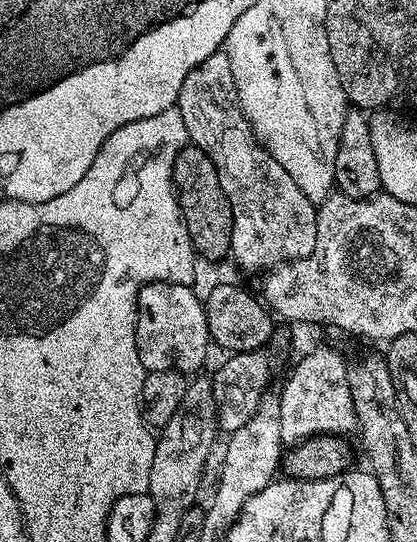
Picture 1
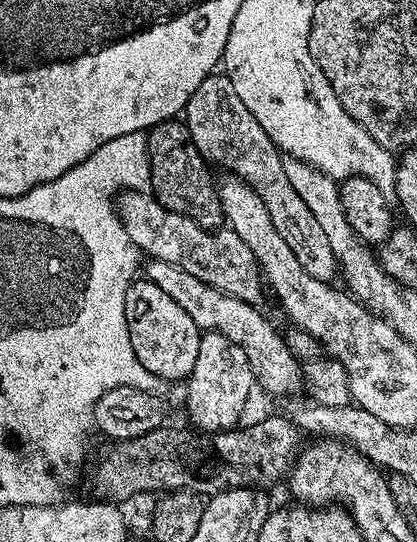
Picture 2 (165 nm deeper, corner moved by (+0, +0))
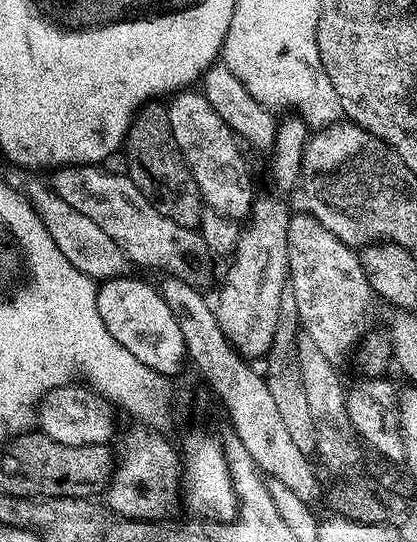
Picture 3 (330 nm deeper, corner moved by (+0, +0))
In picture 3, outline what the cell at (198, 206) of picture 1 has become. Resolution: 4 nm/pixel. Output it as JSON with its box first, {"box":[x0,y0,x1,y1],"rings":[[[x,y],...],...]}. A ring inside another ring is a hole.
{"box":[122,102,206,229],"rings":[[[146,102],[132,117],[132,124],[124,136],[122,155],[128,164],[128,179],[142,190],[158,214],[170,218],[170,222],[178,222],[183,228],[199,229],[206,205],[200,197],[198,182],[194,182],[194,174],[190,174],[190,166],[186,166],[186,158],[182,158],[178,142],[174,142],[168,109],[163,103]]]}

